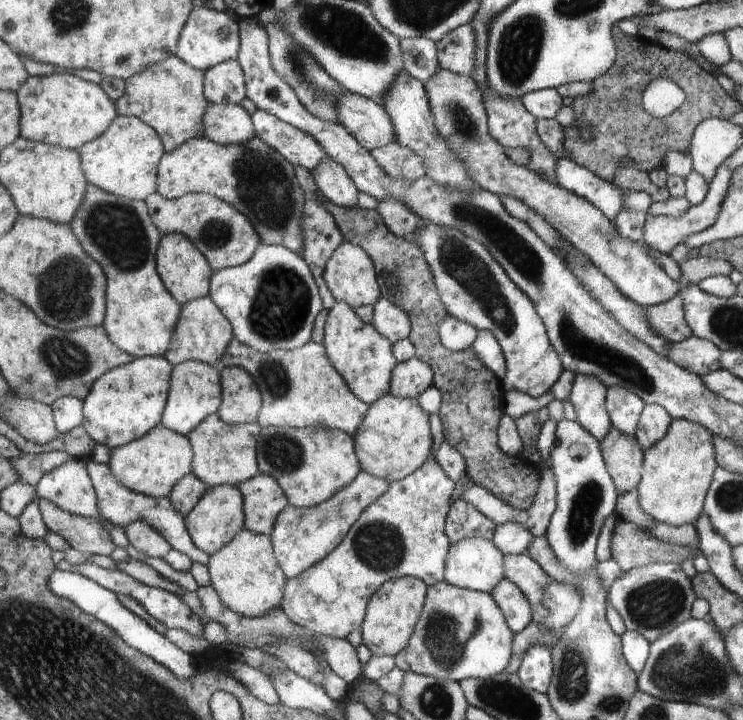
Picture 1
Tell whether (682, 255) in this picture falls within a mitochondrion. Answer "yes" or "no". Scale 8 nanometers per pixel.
no

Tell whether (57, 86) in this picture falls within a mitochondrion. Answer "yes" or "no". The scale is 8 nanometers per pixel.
no

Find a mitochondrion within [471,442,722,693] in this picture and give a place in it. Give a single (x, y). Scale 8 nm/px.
(654, 604)

